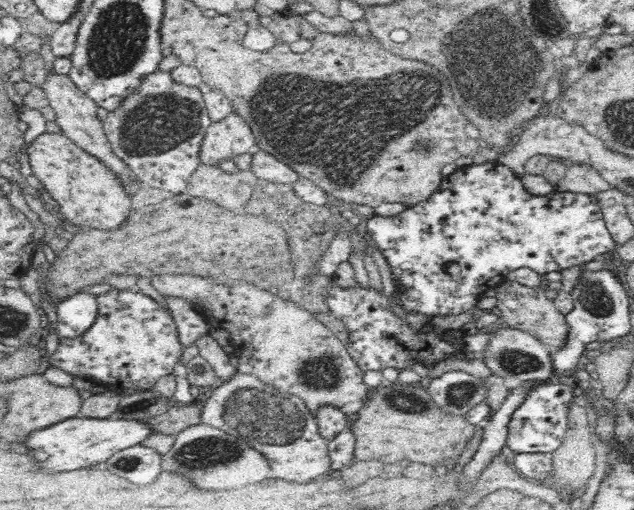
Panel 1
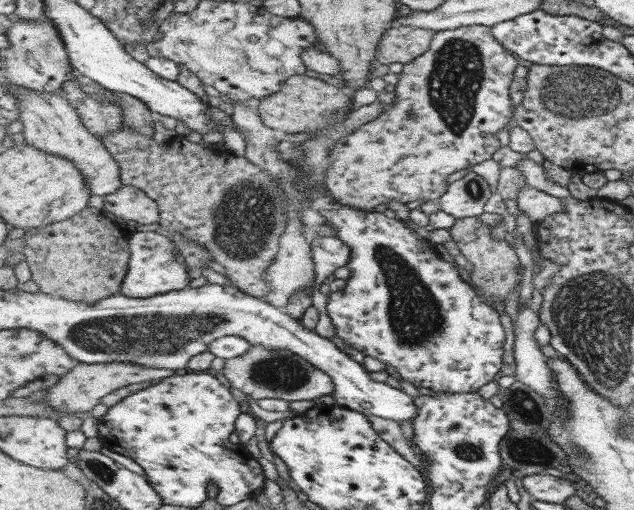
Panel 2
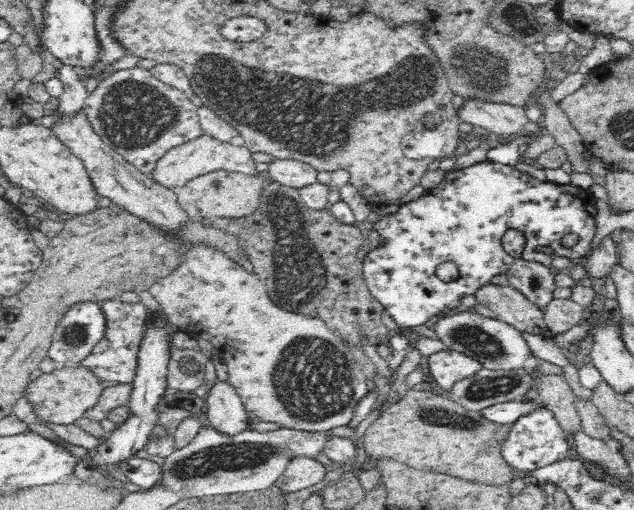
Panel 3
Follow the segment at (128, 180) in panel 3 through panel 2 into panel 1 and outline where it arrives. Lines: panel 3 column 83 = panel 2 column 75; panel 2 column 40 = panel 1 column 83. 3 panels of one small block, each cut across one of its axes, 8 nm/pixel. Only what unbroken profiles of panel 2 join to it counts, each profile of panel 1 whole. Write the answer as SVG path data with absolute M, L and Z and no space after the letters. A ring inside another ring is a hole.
M52 71L46 76L41 88L55 112L55 122L60 126L62 134L82 147L88 154L96 155L103 160L125 185L130 184L132 181L130 181L128 174L124 175L122 160L113 153L109 145L103 129L103 121L96 116L97 106L95 102L84 91L80 90L75 82L72 82L70 75Z

